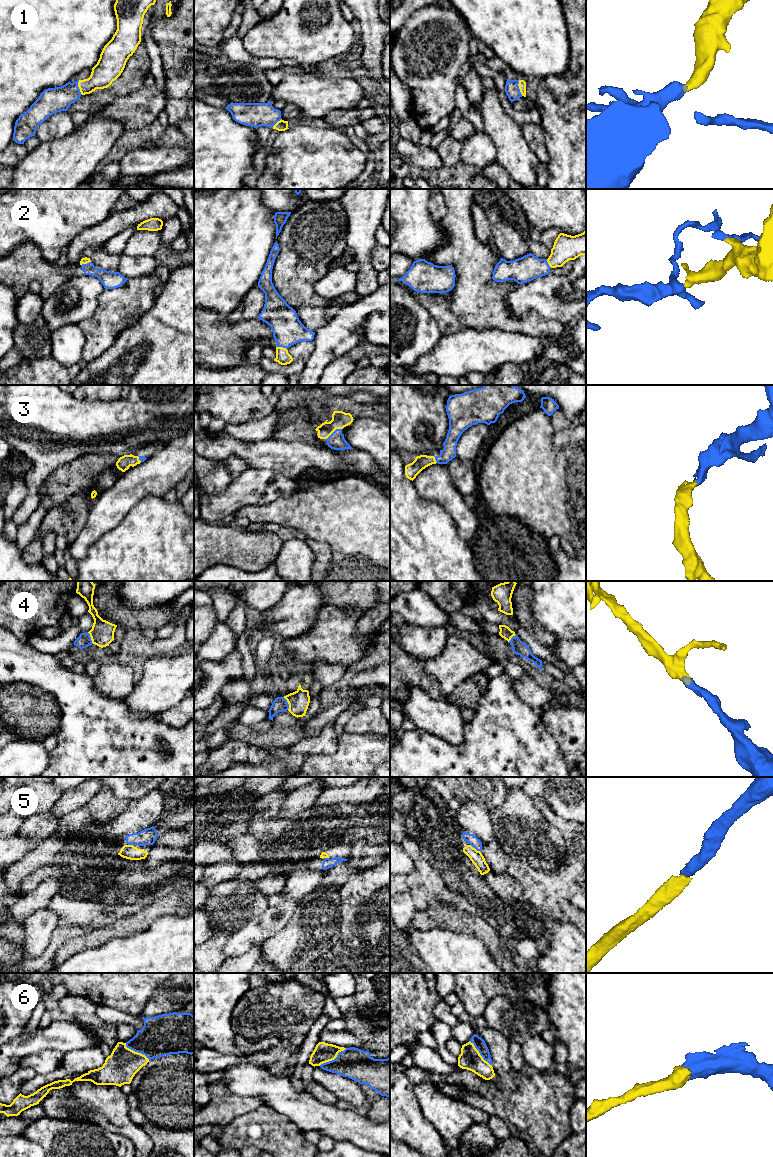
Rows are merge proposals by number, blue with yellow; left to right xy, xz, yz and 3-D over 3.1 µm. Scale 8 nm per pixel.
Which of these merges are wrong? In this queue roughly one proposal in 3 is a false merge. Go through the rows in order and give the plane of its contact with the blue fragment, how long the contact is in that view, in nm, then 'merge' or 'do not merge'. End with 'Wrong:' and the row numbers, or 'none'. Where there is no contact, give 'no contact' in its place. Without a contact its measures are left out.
1: meets blue in yz; contact 130 nm long; merge
2: meets blue in xz; contact 90 nm long; merge
3: meets blue in xz; contact 160 nm long; merge
4: meets blue in xz; contact 110 nm long; merge
5: meets blue in yz; contact 60 nm long; merge
6: meets blue in xz; contact 260 nm long; merge
Wrong: none

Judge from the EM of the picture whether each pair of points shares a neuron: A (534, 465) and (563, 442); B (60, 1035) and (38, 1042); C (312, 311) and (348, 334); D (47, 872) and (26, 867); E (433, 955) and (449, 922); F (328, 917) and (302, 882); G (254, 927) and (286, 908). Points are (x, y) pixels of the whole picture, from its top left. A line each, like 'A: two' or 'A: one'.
A: two
B: one
C: two
D: two
E: two
F: two
G: one

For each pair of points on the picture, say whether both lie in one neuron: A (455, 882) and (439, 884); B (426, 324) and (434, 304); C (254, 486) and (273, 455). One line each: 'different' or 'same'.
A: different
B: different
C: different

